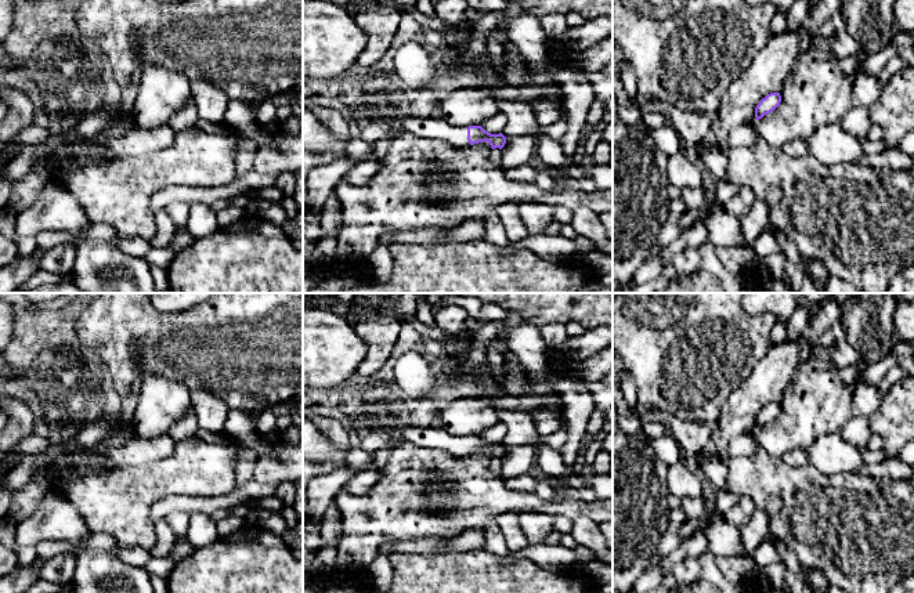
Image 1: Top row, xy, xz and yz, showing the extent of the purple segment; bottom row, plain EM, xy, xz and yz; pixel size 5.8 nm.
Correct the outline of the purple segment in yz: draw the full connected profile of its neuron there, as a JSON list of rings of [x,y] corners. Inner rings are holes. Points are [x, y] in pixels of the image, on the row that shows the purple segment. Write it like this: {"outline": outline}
{"outline": [[[770,93],[759,101],[755,108],[756,120],[762,119],[765,115],[773,112],[781,102],[780,93]]]}

